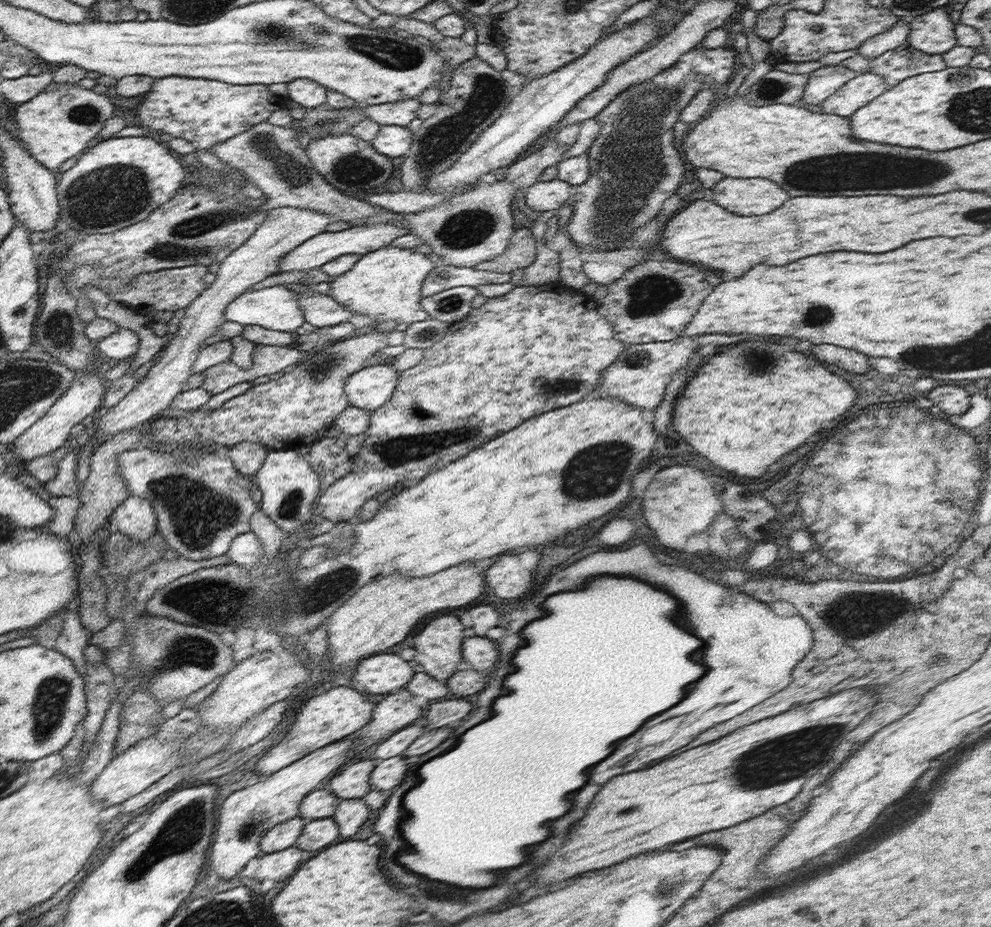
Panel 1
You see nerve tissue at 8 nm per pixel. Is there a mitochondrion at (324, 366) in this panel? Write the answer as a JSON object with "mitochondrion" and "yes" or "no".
{"mitochondrion":"yes"}

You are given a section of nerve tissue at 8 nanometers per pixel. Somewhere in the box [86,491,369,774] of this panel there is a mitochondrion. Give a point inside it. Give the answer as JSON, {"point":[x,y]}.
{"point":[197,595]}

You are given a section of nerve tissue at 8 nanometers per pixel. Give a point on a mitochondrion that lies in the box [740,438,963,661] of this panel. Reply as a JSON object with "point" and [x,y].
{"point":[877,605]}

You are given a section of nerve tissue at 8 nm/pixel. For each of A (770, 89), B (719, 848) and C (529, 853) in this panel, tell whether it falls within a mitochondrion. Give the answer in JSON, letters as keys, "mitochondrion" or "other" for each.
{"A":"mitochondrion","B":"other","C":"other"}

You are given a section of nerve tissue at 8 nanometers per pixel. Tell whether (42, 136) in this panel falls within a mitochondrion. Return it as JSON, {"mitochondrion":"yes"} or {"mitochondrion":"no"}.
{"mitochondrion":"no"}

